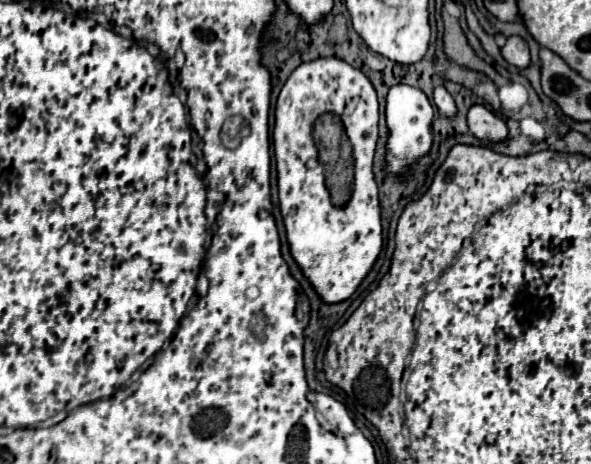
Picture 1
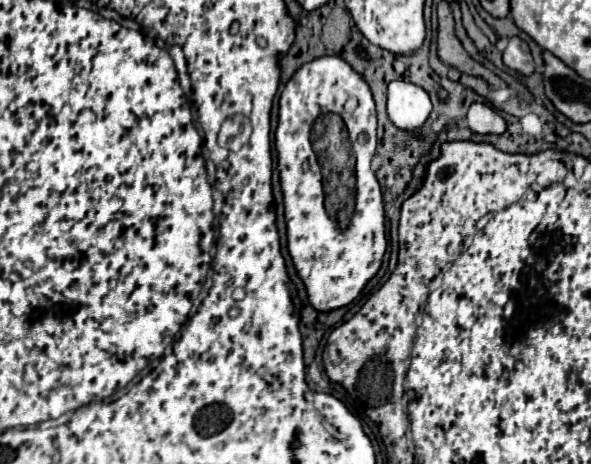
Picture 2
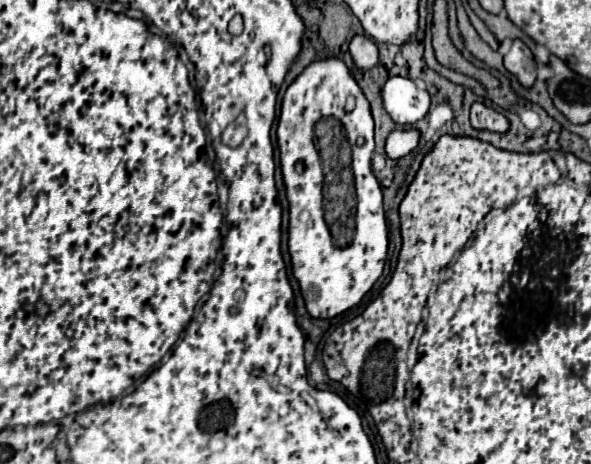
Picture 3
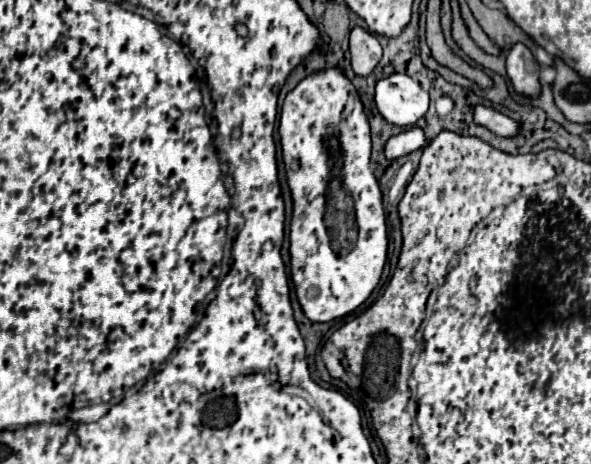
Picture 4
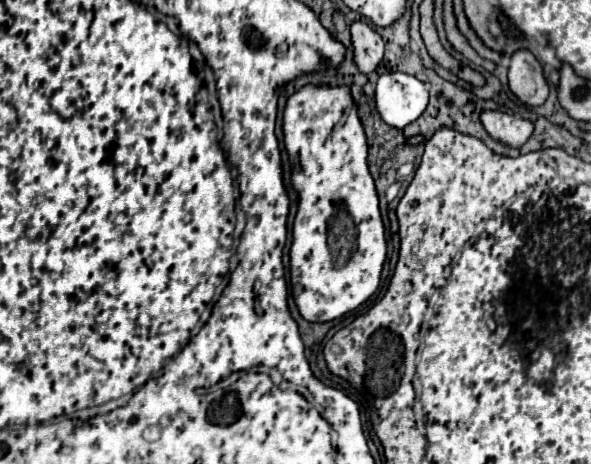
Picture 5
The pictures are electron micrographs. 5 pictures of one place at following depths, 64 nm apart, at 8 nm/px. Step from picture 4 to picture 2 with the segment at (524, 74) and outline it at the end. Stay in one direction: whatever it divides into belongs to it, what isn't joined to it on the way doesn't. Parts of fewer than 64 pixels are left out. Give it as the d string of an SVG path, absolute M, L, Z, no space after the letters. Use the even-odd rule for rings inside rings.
M510 38L508 46L504 50L504 64L508 68L518 70L524 76L530 76L534 72L534 62L532 62L532 54L530 54L528 44L520 38Z

